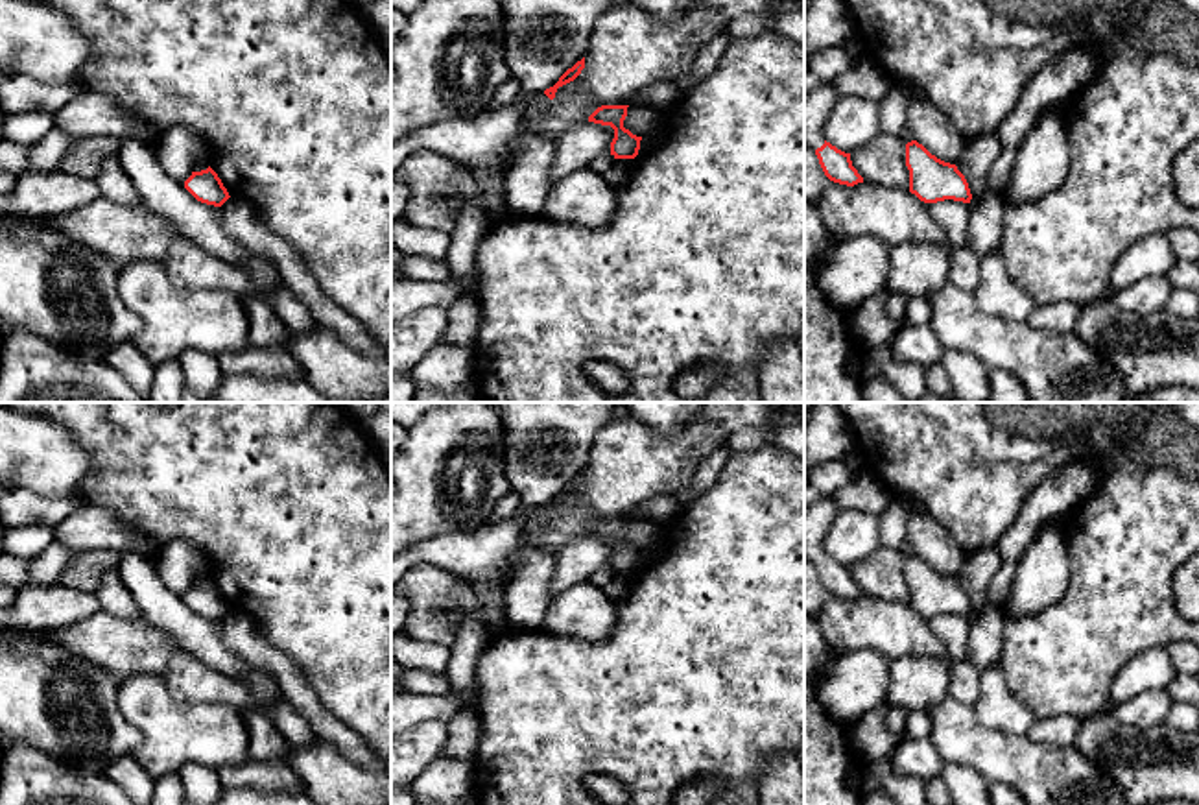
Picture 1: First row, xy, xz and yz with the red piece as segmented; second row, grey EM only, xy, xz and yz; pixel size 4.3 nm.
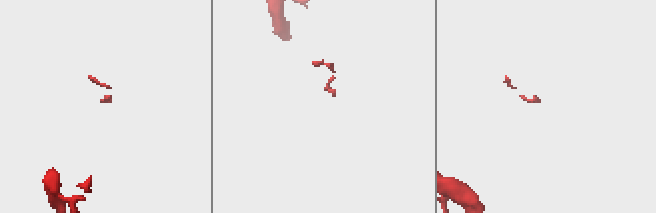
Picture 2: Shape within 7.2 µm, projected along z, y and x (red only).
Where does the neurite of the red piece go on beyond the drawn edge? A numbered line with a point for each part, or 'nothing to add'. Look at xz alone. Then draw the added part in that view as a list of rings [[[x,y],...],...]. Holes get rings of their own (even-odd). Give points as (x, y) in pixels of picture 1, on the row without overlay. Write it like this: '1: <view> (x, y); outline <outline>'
1: xz (526, 595); outline [[[544,506],[531,508],[520,535],[522,563],[504,587],[505,617],[513,630],[540,630],[553,600],[550,582],[555,574],[555,561],[535,543],[550,519]]]

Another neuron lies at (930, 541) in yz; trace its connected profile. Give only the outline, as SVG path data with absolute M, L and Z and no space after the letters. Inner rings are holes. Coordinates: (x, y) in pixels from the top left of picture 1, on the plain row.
M906 499L909 510L909 543L913 554L922 558L937 572L956 578L965 565L965 554L952 535L928 513L928 510Z

